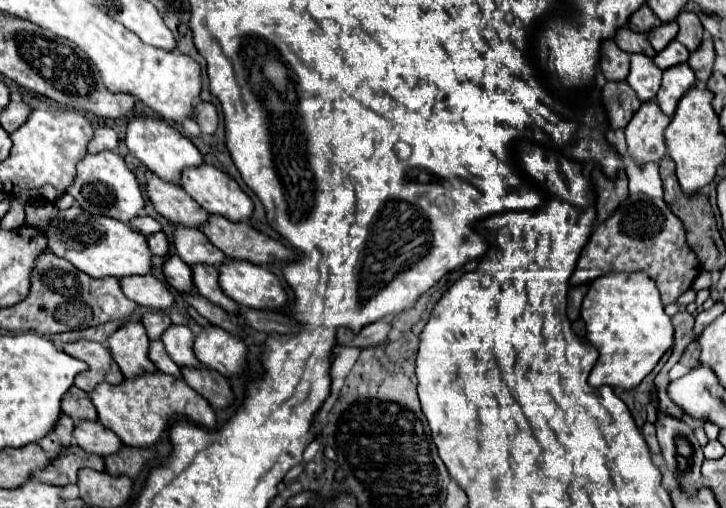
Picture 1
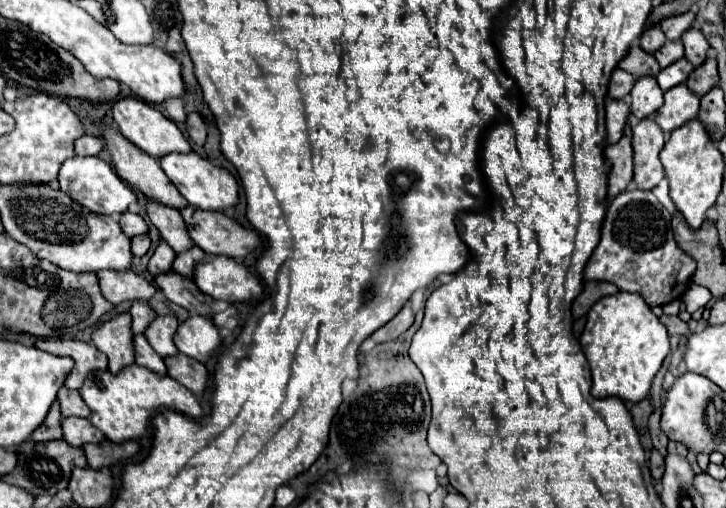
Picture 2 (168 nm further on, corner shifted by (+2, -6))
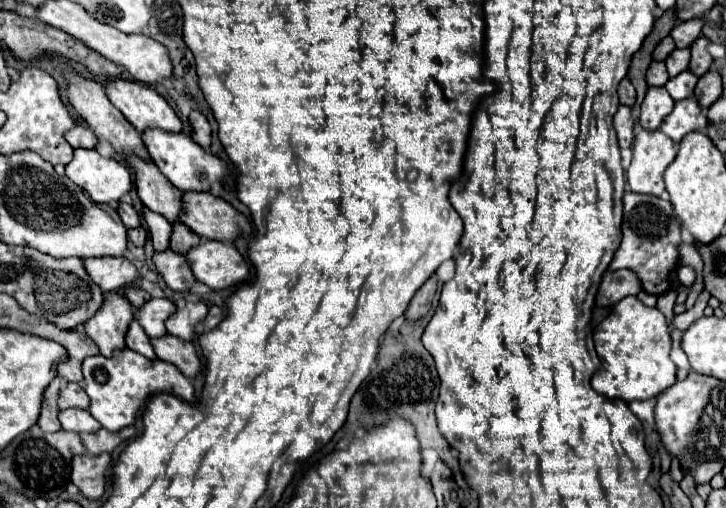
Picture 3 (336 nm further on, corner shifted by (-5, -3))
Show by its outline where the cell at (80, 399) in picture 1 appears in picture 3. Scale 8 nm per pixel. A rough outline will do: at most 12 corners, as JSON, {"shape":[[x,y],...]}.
{"shape":[[68,383],[58,407],[86,409],[90,399],[80,383]]}

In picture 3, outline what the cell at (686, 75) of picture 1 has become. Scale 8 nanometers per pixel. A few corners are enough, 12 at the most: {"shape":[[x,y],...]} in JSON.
{"shape":[[682,99],[660,131],[674,143],[704,131],[708,119],[696,99]]}

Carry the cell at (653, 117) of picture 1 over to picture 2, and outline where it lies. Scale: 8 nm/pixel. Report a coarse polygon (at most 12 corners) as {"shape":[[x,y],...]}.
{"shape":[[653,118],[633,126],[633,180],[641,190],[665,176],[665,132]]}

